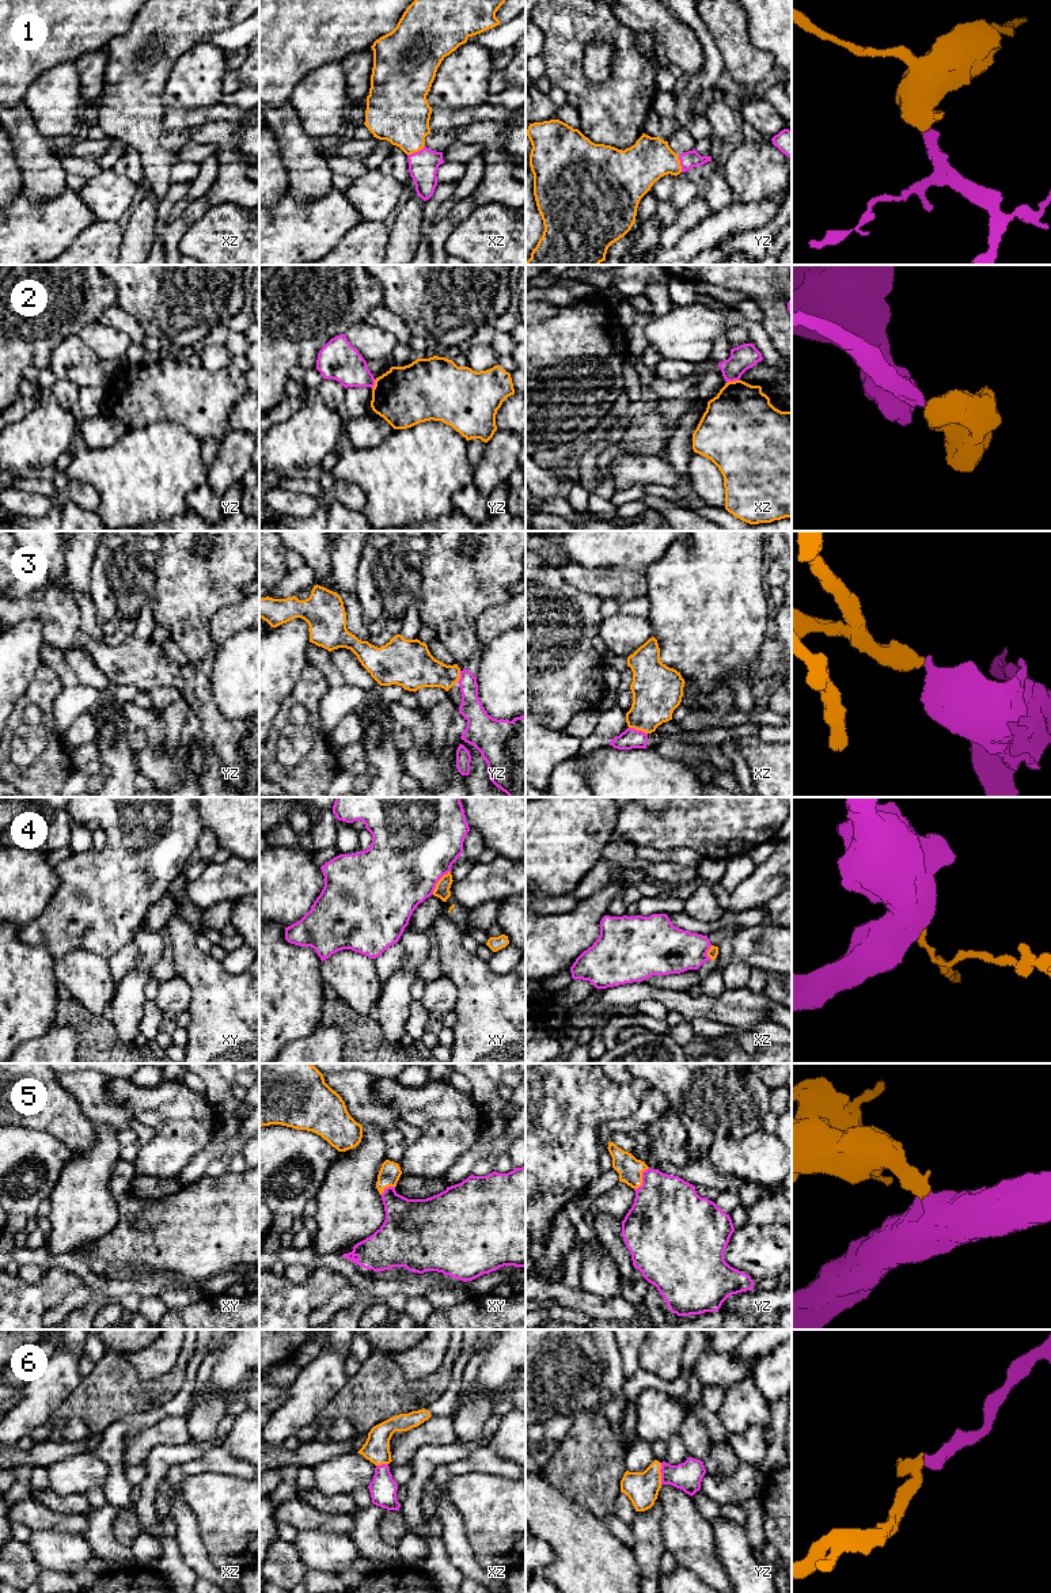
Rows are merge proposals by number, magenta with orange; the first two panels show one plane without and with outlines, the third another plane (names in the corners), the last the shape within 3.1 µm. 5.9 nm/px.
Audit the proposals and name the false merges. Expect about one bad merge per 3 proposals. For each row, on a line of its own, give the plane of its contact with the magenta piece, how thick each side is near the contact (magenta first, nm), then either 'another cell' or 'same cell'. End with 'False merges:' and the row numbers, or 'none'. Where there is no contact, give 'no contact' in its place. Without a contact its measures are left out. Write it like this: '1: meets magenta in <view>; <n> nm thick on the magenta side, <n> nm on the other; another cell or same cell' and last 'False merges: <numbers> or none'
1: meets magenta in xz; 180 nm thick on the magenta side, 340 nm on the other; same cell
2: meets magenta in xz; 150 nm thick on the magenta side, 420 nm on the other; another cell
3: meets magenta in xz; 120 nm thick on the magenta side, 280 nm on the other; same cell
4: meets magenta in xy; 500 nm thick on the magenta side, 90 nm on the other; another cell
5: meets magenta in yz; 420 nm thick on the magenta side, 150 nm on the other; same cell
6: meets magenta in yz; 170 nm thick on the magenta side, 190 nm on the other; same cell
False merges: 2, 4

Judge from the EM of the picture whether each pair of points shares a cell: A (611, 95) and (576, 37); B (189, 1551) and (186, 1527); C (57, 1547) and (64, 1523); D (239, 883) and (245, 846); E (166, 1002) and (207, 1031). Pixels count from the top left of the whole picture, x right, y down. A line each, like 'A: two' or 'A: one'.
A: one
B: one
C: two
D: two
E: two

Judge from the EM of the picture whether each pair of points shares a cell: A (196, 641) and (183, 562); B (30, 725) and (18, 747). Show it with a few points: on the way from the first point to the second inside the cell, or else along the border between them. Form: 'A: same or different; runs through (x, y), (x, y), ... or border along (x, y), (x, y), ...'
A: same; runs through (189, 622), (188, 581)
B: same; runs through (27, 731), (23, 742)

